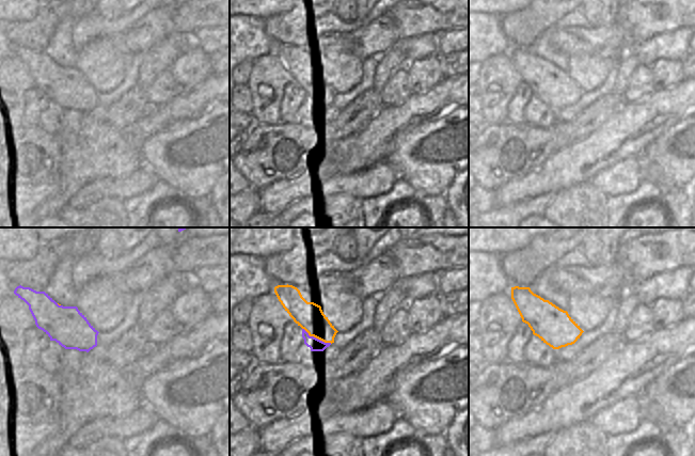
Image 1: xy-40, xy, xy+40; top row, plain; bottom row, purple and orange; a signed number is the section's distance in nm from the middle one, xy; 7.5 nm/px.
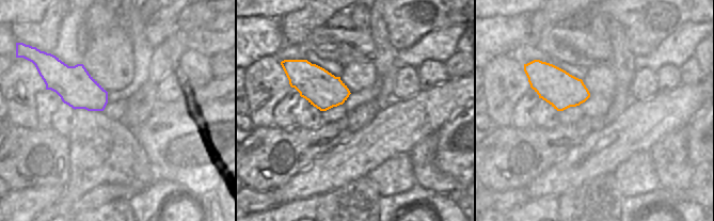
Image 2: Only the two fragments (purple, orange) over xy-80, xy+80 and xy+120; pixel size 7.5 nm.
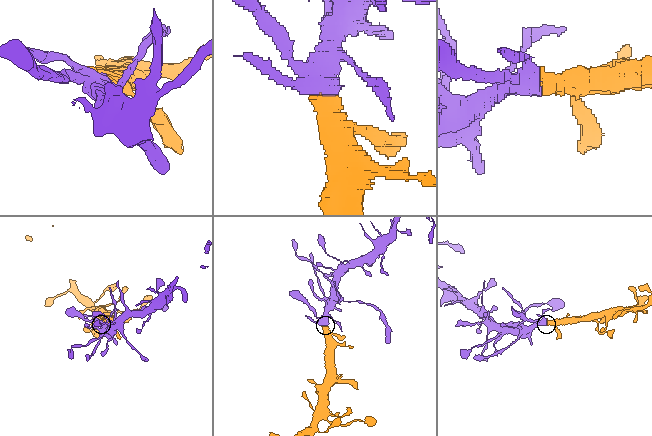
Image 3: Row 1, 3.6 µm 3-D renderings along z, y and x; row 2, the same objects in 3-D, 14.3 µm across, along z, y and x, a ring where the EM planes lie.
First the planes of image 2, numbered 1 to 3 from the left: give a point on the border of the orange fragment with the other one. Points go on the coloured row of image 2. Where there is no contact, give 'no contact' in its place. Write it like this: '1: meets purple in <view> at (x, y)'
1: no contact
2: no contact
3: no contact

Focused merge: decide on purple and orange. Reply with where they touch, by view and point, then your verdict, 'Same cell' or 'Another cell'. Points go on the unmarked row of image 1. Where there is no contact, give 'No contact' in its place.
Touches purple at xy (317, 99). Same cell.

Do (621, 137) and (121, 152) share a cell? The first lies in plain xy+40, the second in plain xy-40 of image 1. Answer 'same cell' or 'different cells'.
different cells

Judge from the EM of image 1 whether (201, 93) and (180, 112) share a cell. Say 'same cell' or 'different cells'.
same cell

